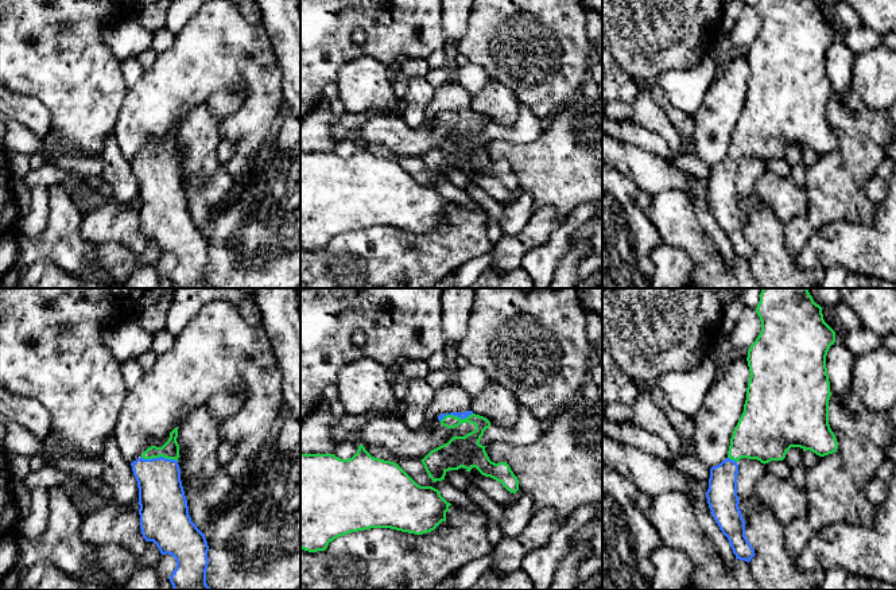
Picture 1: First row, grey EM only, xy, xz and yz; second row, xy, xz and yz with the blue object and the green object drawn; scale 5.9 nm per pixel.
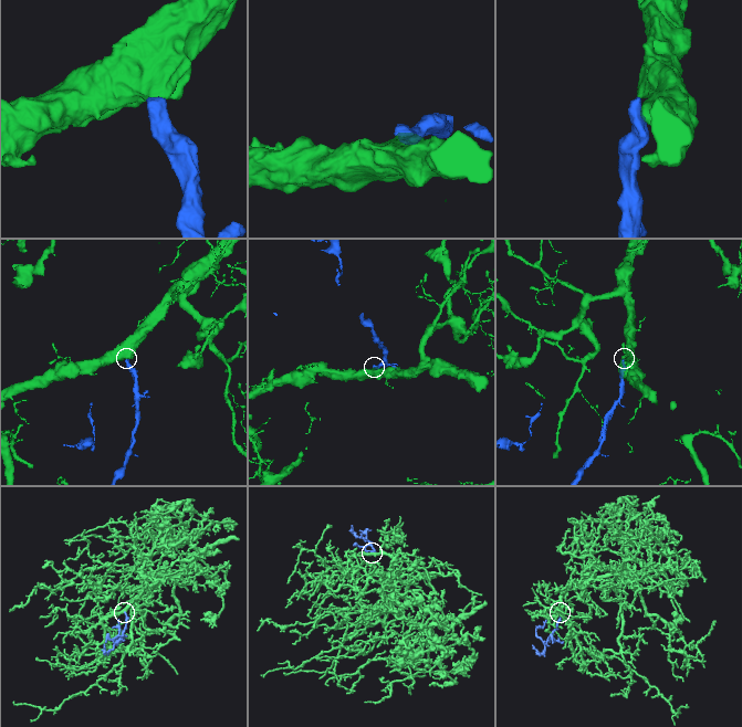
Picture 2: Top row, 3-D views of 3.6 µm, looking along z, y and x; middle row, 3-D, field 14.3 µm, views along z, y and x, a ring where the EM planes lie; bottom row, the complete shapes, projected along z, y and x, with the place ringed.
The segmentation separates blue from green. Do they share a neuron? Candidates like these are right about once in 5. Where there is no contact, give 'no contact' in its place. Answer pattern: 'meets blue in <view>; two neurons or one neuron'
meets blue in xy; one neuron

